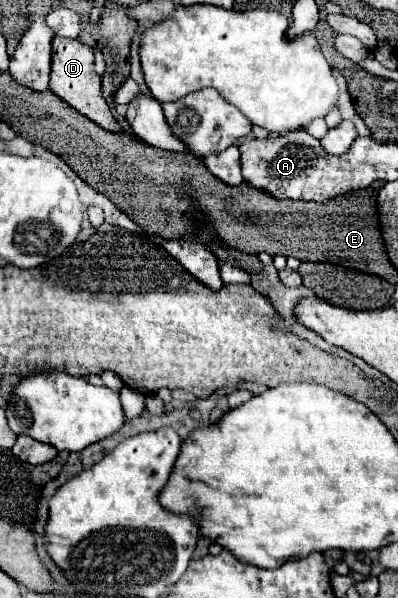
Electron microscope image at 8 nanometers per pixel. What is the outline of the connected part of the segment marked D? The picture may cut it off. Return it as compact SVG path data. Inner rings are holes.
M56 36L52 40L52 74L50 74L50 90L76 108L80 114L88 116L92 122L102 126L108 132L122 132L116 118L110 114L106 100L102 98L100 76L94 72L94 52L90 46L80 40L70 40L64 36Z

